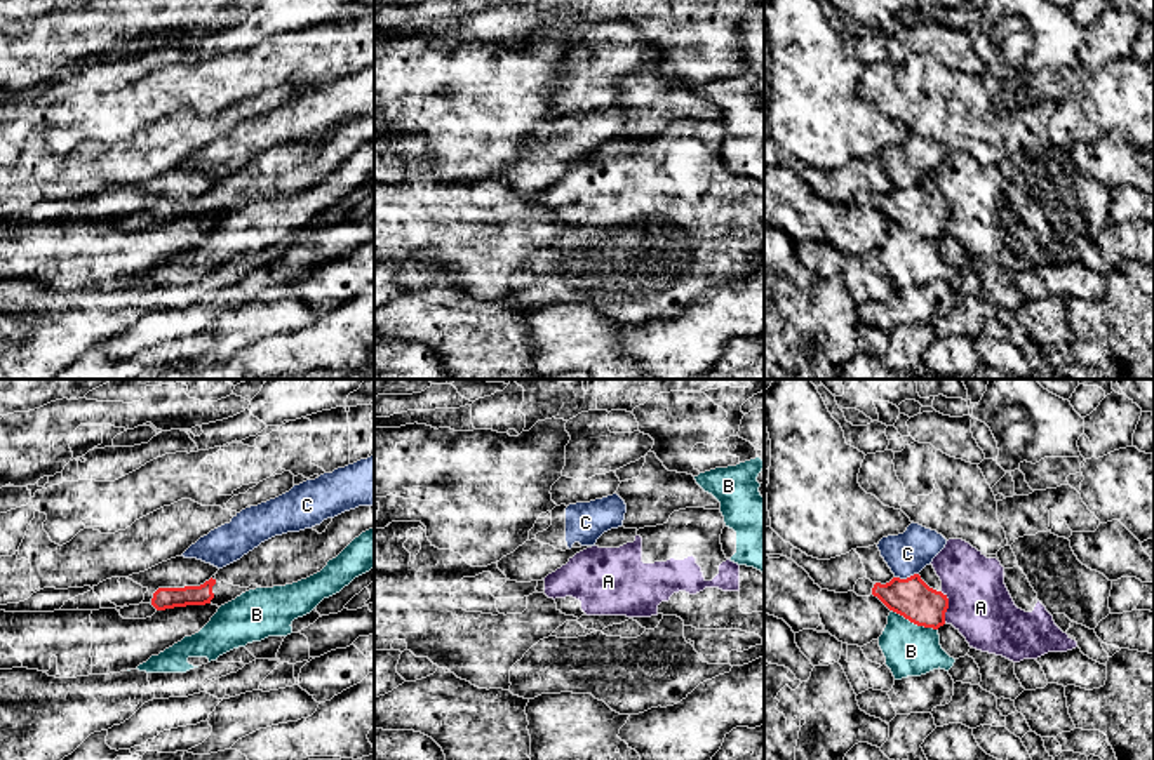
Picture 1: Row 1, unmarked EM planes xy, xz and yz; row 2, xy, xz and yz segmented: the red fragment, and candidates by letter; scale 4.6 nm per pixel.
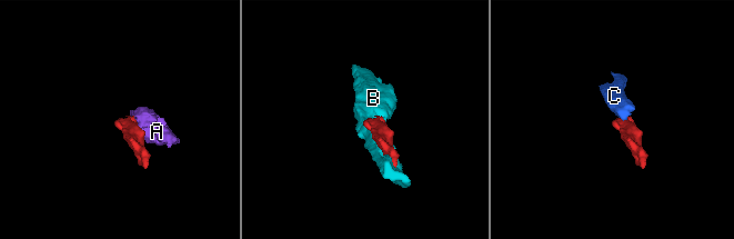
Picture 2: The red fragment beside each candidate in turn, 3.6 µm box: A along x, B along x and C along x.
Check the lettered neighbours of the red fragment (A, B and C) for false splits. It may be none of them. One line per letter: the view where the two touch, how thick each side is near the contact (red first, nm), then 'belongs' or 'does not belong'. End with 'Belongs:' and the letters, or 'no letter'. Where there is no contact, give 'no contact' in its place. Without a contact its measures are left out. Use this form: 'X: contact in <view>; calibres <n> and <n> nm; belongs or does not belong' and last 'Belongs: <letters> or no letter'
A: contact in yz; calibres 190 and 300 nm; does not belong
B: contact in yz; calibres 190 and 240 nm; does not belong
C: contact in yz; calibres 190 and 200 nm; does not belong
Belongs: no letter

